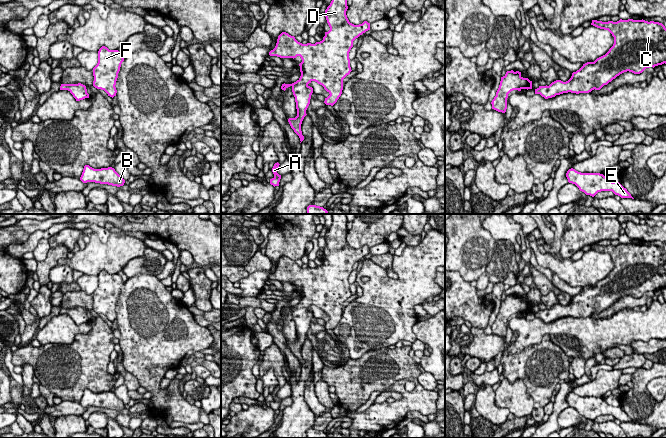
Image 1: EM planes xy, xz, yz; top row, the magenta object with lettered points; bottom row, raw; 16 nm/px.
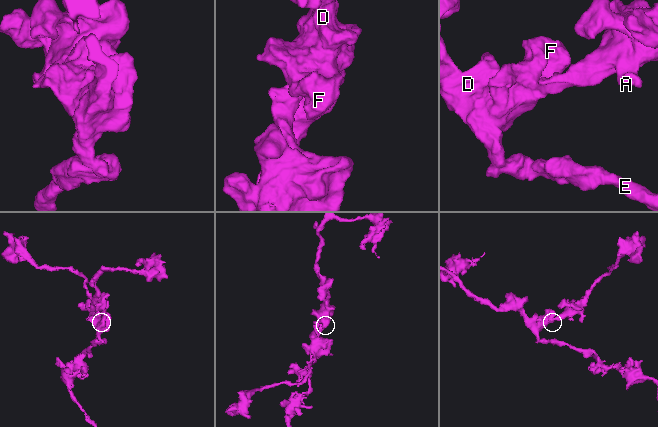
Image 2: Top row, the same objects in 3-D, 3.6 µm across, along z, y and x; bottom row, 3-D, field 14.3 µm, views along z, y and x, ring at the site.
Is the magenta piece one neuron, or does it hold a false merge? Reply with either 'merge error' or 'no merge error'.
no merge error

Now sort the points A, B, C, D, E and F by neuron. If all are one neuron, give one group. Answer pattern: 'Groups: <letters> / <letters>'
Groups: A B C D E F

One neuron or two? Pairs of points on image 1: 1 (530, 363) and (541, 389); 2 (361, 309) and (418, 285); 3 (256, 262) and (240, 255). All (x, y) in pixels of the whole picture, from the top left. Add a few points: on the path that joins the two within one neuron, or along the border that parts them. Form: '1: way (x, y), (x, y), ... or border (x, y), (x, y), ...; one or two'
1: way (536, 369), (540, 373), (540, 383); one
2: way (375, 309), (384, 309), (404, 293); one
3: border (257, 249), (244, 267), (247, 272); two

